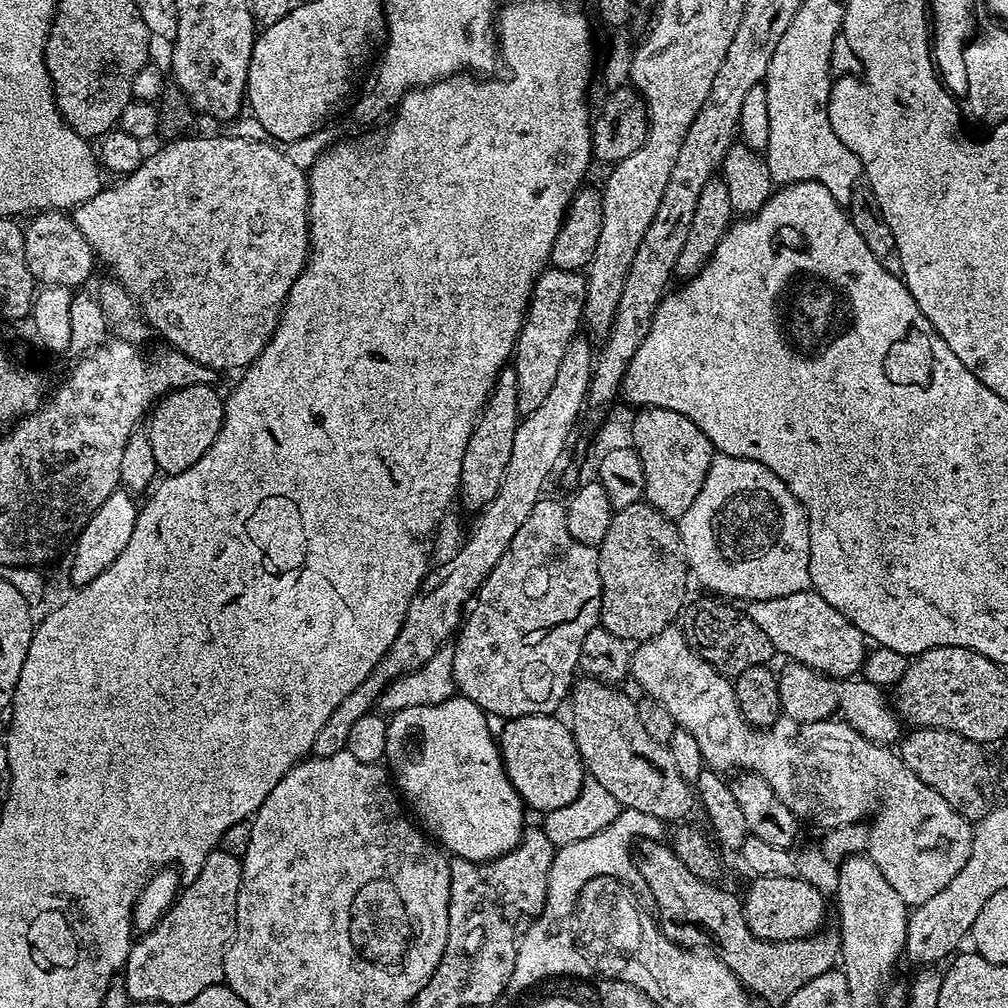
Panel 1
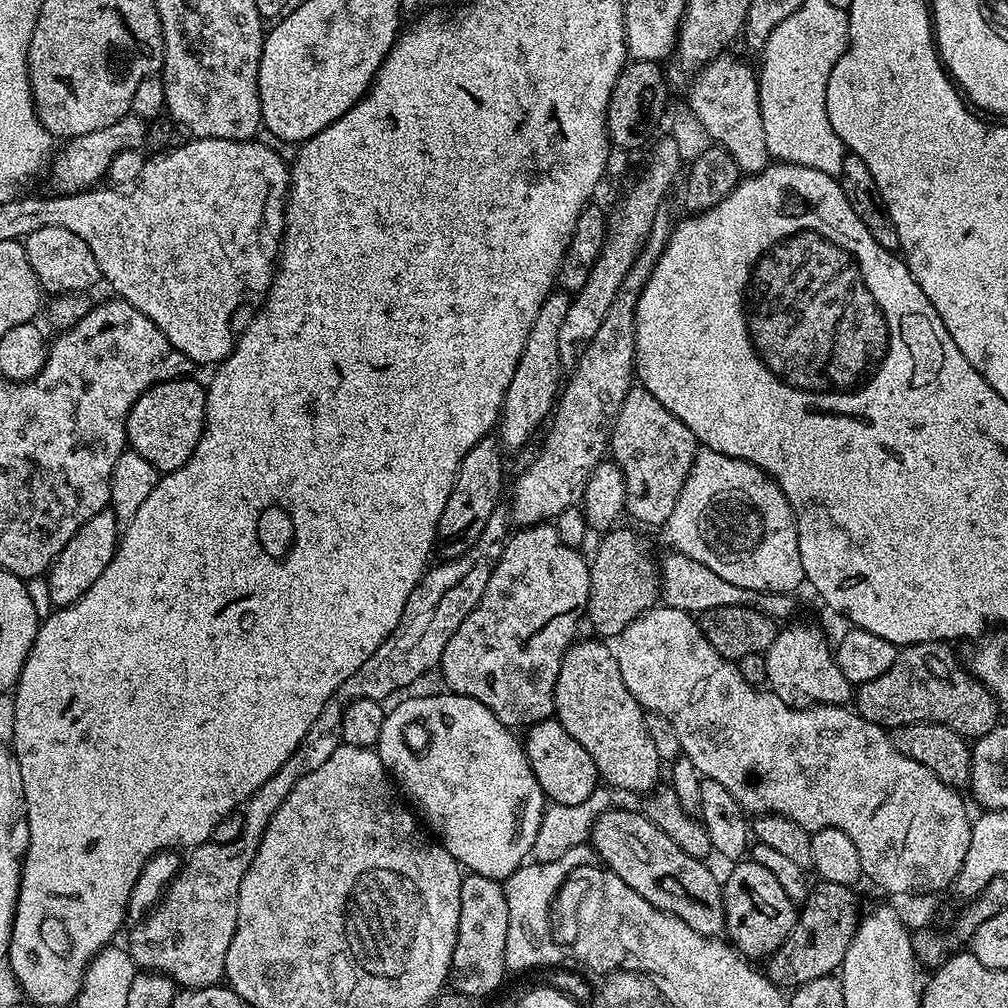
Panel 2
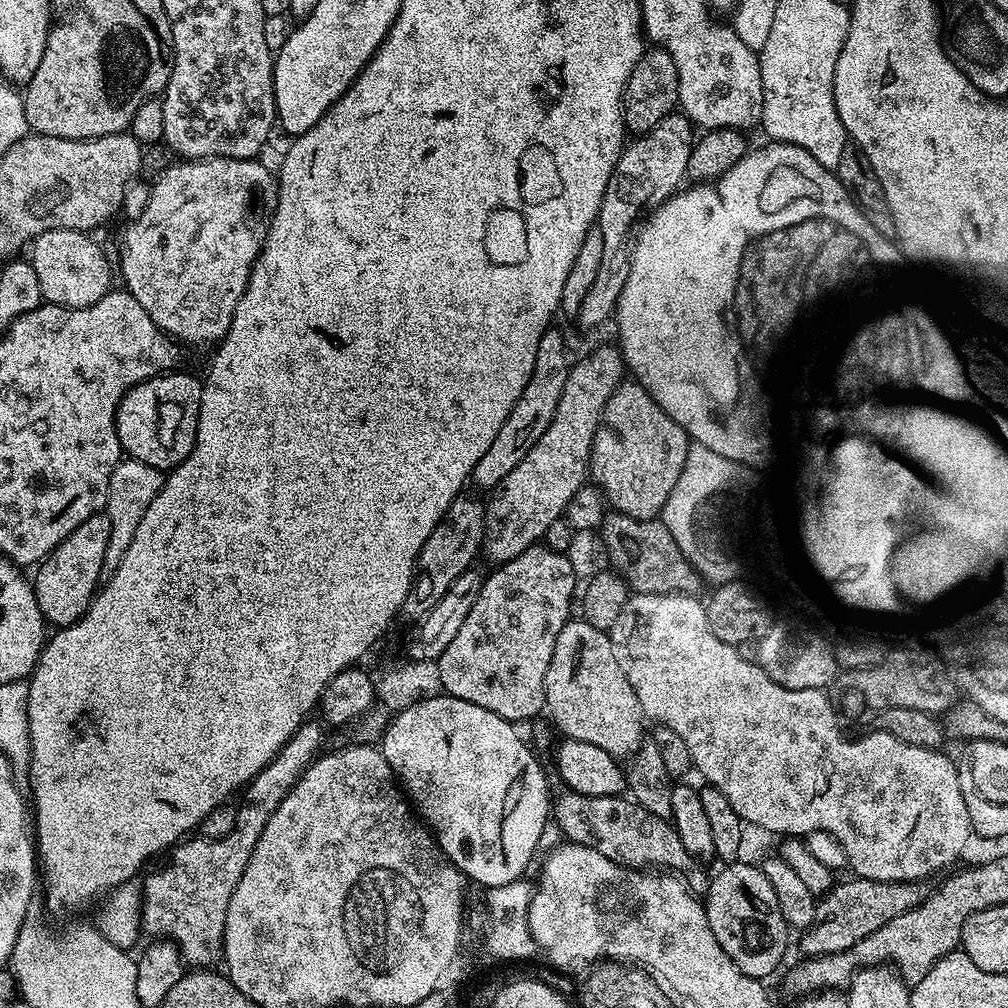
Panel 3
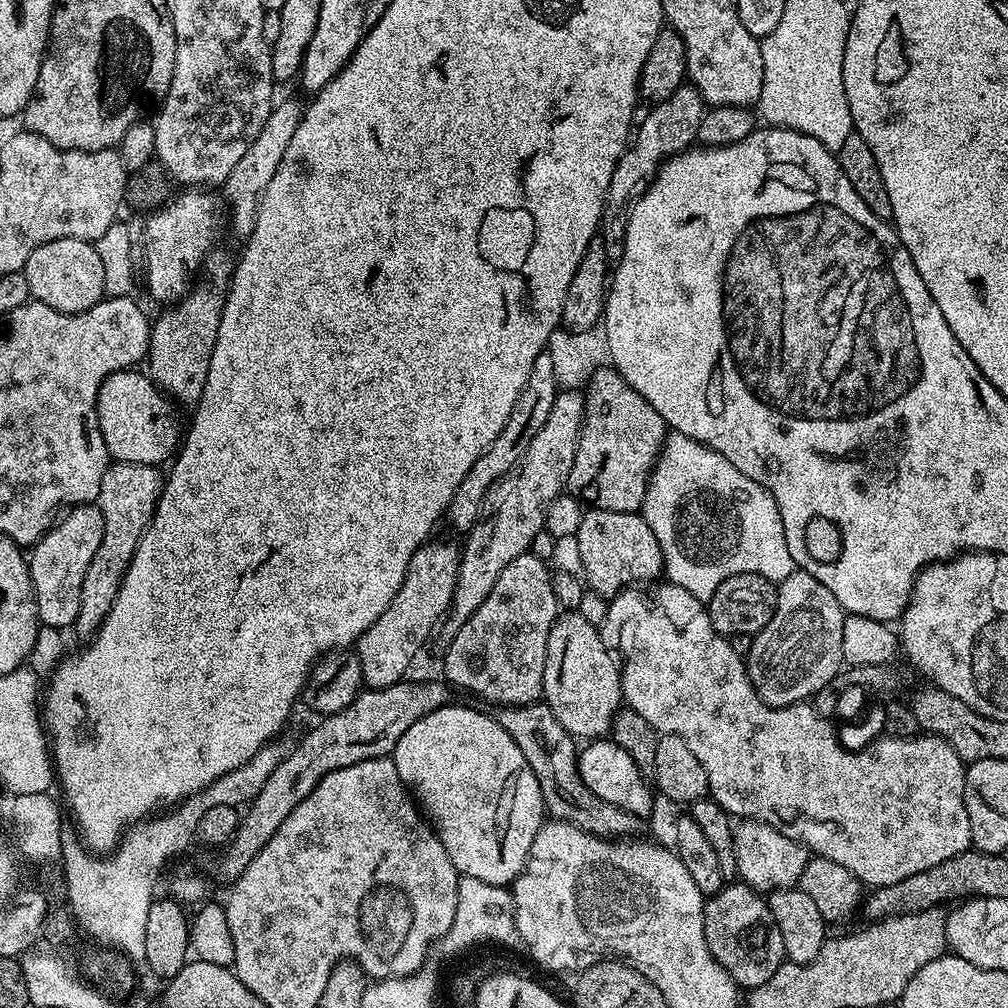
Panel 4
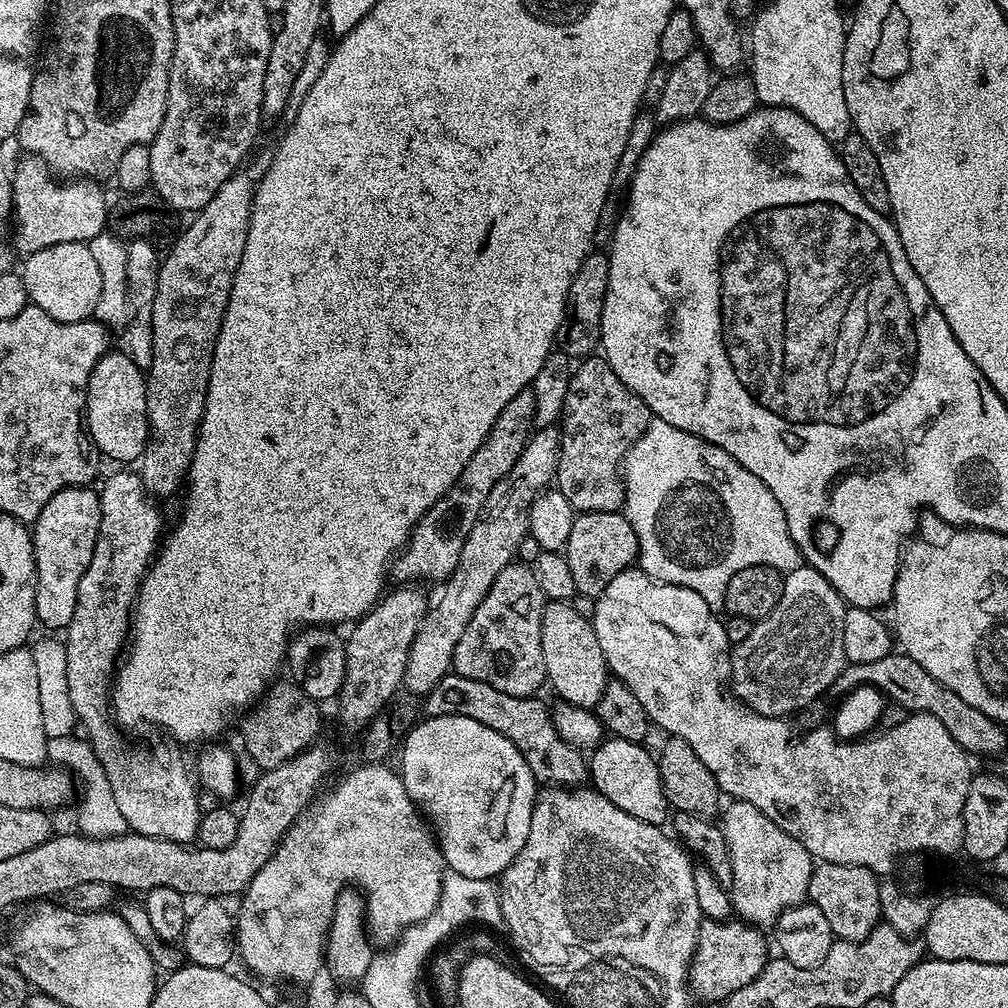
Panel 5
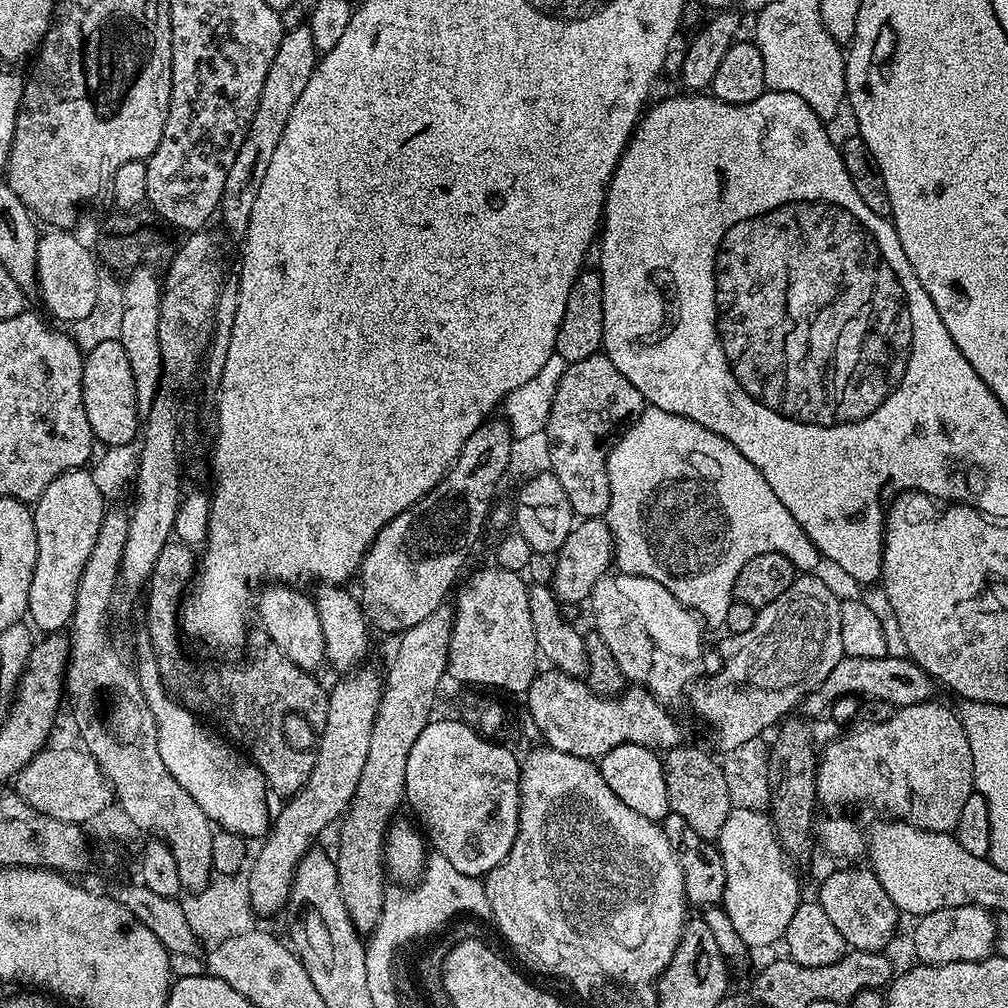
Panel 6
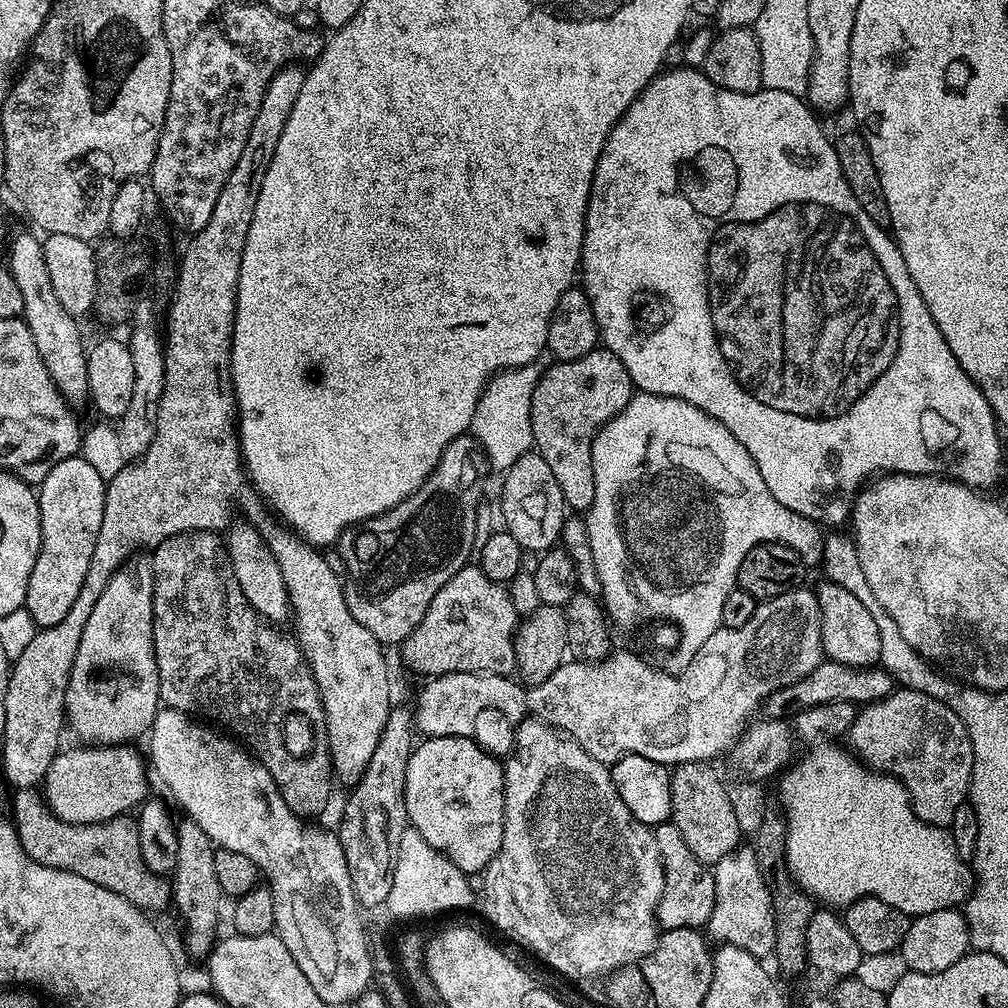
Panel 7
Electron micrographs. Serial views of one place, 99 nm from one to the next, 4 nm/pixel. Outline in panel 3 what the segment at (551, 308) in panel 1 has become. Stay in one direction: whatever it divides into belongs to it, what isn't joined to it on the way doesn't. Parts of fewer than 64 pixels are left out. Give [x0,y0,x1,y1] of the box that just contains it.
[470,326,570,490]

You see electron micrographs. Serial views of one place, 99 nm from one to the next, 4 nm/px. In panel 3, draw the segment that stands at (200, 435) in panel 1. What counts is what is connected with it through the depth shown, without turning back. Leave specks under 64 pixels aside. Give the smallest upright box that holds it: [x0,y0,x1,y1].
[116,371,202,470]

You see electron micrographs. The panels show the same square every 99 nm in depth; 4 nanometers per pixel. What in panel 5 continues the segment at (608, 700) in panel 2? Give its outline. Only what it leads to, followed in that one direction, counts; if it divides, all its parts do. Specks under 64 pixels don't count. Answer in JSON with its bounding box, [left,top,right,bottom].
[542,601,610,709]

